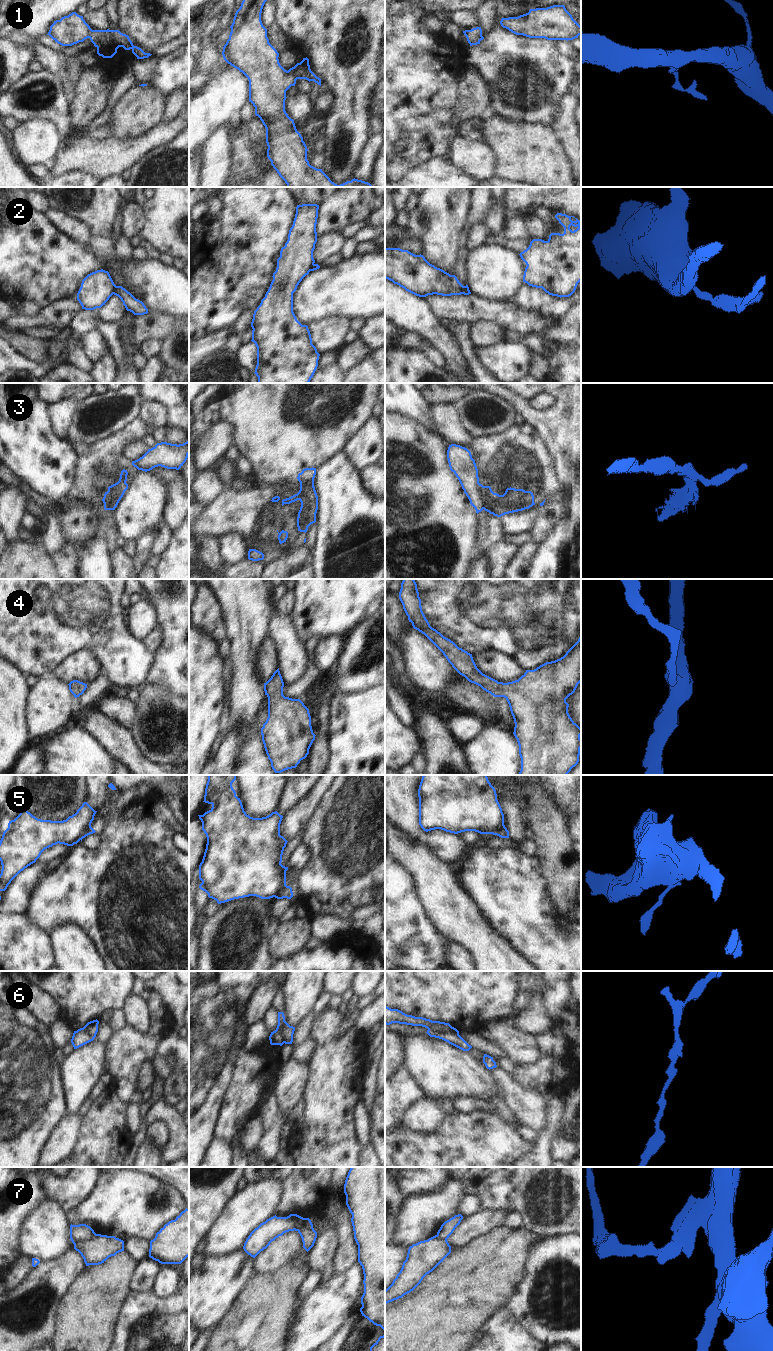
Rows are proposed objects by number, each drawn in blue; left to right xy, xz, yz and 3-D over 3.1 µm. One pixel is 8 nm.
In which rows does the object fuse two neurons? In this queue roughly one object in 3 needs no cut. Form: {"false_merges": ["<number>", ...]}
{"false_merges": ["2", "3", "5", "6", "7"]}

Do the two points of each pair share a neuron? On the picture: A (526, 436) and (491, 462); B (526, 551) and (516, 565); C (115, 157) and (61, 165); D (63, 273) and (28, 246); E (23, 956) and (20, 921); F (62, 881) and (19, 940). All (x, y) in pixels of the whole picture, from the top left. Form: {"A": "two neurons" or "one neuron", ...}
{"A": "one neuron", "B": "one neuron", "C": "one neuron", "D": "one neuron", "E": "one neuron", "F": "two neurons"}

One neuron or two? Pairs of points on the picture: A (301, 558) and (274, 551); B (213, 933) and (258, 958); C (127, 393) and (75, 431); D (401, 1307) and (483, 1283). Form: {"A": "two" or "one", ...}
{"A": "two", "B": "one", "C": "one", "D": "one"}

